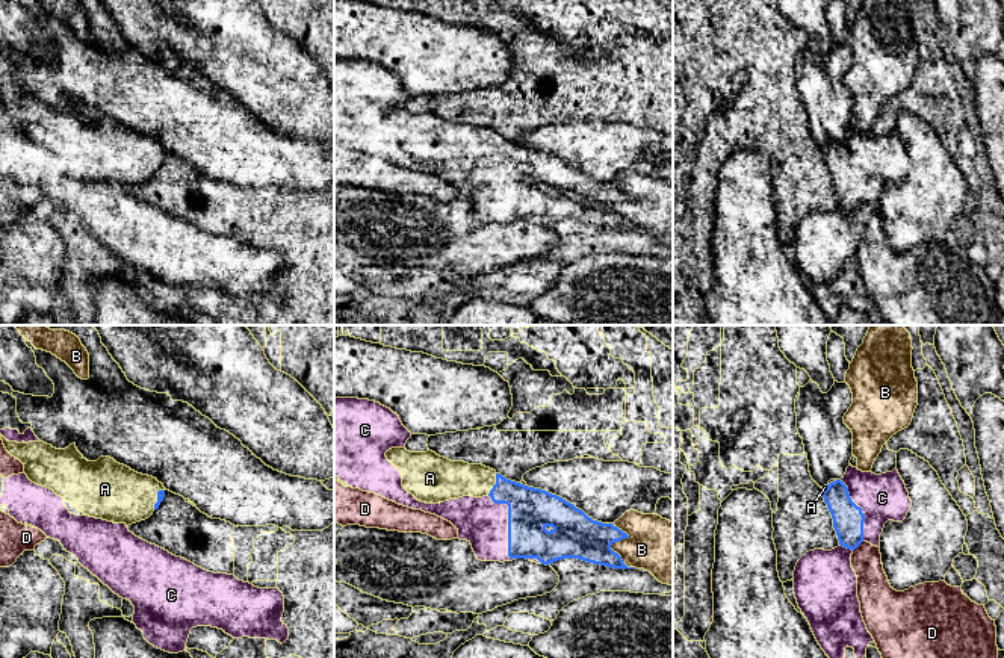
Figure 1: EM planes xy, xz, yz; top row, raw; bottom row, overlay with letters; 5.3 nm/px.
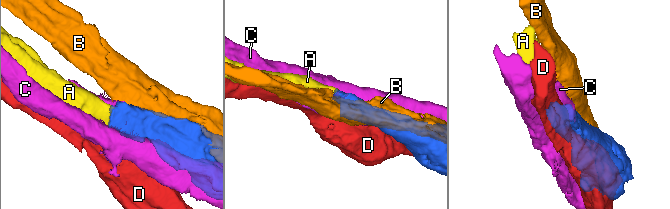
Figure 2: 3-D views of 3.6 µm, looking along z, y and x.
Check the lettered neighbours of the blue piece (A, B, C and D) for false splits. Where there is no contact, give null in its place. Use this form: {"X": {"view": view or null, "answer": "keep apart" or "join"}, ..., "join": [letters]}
{"A": {"view": "xz", "answer": "join"}, "B": {"view": "xz", "answer": "keep apart"}, "C": {"view": "xz", "answer": "keep apart"}, "D": {"view": "yz", "answer": "keep apart"}, "join": ["A"]}

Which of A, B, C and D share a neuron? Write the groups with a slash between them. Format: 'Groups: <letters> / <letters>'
Groups: A / B / C / D

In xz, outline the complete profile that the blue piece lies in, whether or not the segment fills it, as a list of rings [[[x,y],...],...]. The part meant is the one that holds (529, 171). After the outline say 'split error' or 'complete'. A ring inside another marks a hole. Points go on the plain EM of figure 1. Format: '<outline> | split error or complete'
[[[392,109],[386,113],[387,121],[402,132],[402,147],[417,162],[426,165],[440,165],[449,160],[458,160],[463,157],[482,159],[490,157],[494,165],[508,166],[508,218],[510,219],[537,219],[541,225],[549,227],[553,222],[562,219],[578,219],[587,224],[600,225],[614,230],[635,230],[628,228],[621,218],[611,210],[611,206],[628,200],[629,197],[614,188],[612,185],[602,185],[588,178],[582,171],[576,169],[566,160],[552,156],[541,150],[523,147],[520,144],[507,141],[496,132],[482,126],[469,126],[464,123],[451,123],[437,116],[432,112],[410,113],[405,109]]] | split error

